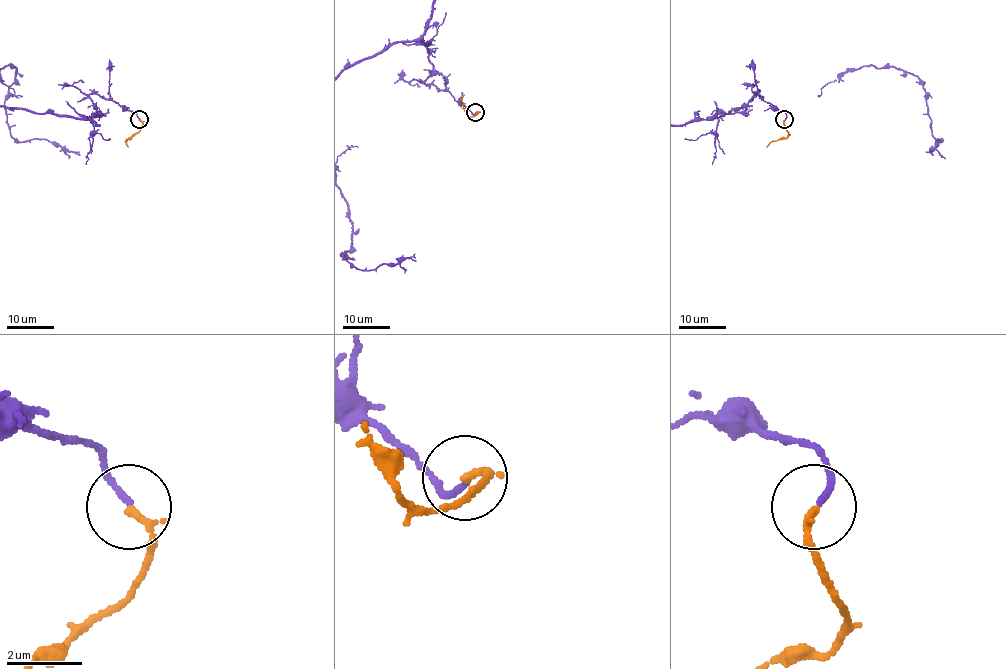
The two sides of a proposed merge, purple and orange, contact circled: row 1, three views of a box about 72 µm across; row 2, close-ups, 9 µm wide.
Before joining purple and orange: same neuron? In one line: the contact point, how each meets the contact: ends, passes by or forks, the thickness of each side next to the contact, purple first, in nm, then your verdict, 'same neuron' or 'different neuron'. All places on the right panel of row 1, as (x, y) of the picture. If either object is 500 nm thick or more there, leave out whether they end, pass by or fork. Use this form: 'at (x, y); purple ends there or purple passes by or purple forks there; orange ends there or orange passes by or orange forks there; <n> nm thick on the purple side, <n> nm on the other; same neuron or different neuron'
at (784, 119); purple ends there; orange ends there; 140 nm thick on the purple side, 190 nm on the other; same neuron

